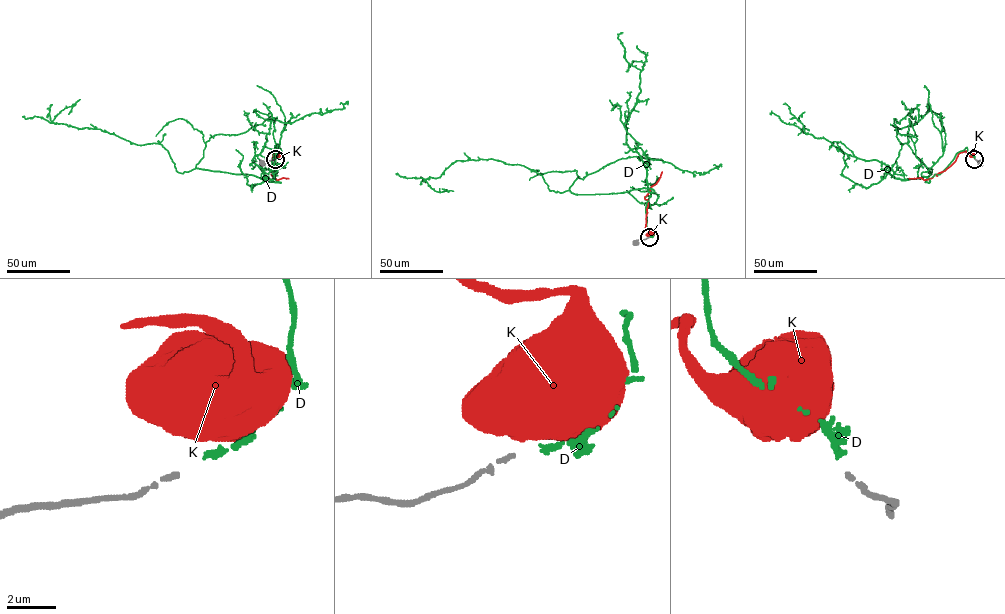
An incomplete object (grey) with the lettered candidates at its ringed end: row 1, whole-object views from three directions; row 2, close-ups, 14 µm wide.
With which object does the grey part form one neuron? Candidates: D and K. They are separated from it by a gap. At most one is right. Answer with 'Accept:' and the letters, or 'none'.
Accept: D

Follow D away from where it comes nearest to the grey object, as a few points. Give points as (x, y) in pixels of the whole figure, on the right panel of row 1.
D: (974, 158), (966, 147), (925, 182), (932, 169), (928, 172), (896, 132), (922, 117), (928, 99)

